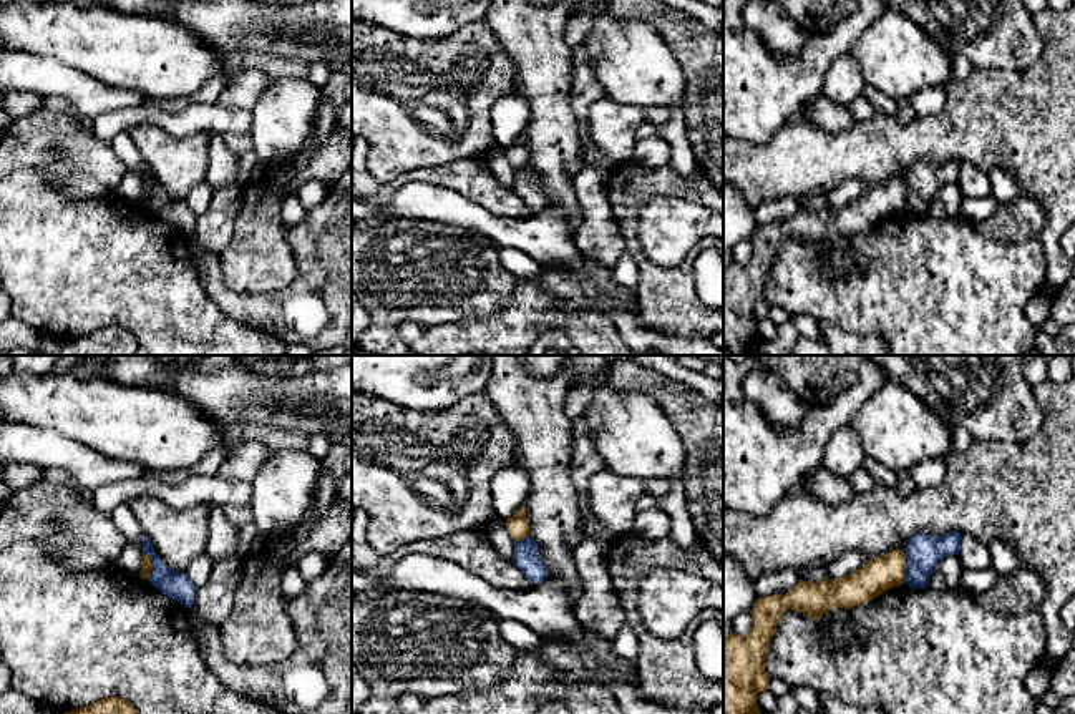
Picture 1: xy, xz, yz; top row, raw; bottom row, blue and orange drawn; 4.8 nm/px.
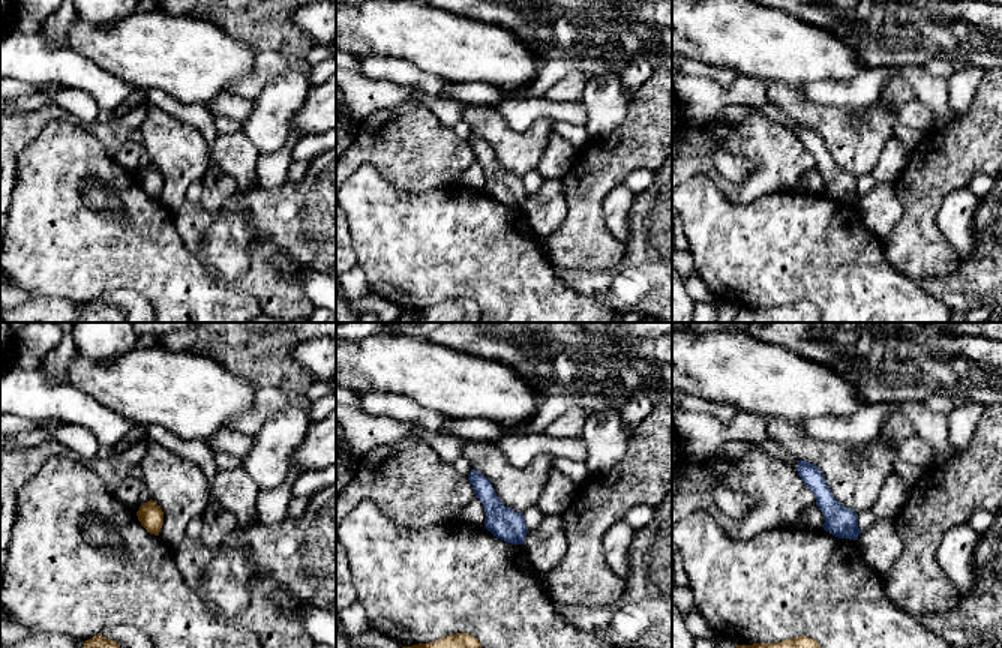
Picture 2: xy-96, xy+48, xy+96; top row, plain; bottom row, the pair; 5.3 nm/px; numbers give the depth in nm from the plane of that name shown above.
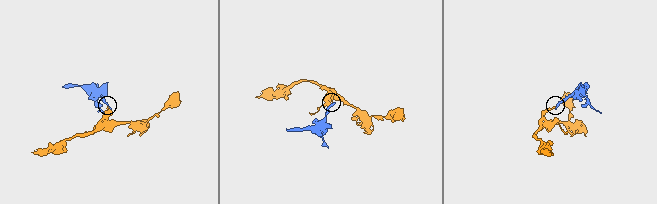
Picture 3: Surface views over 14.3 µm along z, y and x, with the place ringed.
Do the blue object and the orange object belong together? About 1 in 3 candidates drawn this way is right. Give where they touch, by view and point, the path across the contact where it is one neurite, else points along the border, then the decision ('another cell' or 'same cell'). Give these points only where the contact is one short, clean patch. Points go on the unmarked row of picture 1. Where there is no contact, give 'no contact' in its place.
contact yz (906, 195); border yz (903, 178), (906, 190), (904, 210); another cell

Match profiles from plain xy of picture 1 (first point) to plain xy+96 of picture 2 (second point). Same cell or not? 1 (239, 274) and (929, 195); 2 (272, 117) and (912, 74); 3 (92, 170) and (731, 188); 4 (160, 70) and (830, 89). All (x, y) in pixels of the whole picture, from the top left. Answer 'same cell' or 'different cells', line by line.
1: same cell
2: same cell
3: same cell
4: different cells

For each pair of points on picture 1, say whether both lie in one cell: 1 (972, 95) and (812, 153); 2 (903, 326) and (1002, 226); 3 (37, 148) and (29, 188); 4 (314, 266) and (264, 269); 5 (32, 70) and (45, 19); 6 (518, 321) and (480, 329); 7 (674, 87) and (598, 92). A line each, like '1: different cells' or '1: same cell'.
1: same cell
2: different cells
3: different cells
4: different cells
5: different cells
6: same cell
7: different cells

